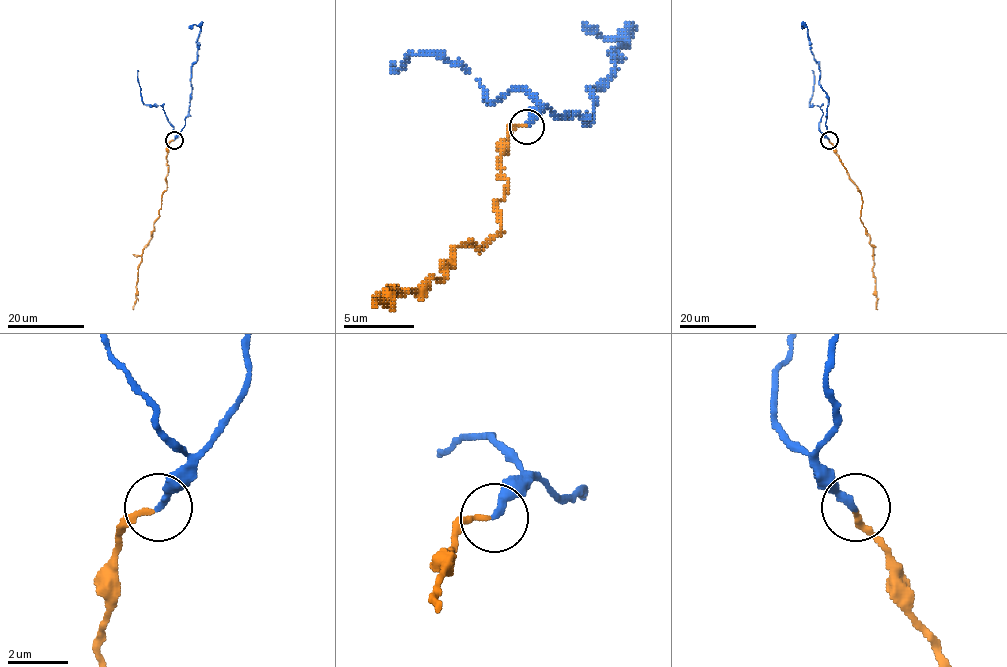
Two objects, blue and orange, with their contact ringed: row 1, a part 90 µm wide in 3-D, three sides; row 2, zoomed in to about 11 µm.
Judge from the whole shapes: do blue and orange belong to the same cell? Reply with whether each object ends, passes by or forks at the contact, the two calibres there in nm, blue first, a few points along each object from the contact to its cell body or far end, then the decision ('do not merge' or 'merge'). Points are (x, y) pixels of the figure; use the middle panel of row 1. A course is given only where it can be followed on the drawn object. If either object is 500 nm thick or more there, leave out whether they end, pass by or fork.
blue ends there; orange ends there; 240 nm thick on the blue side, 180 nm on the other; blue runs (526, 126), (544, 108), (586, 122), (593, 115), (590, 90), (625, 44), (583, 22); orange runs (526, 126), (497, 161), (508, 182), (501, 232), (451, 254), (444, 278), (373, 300); merge

